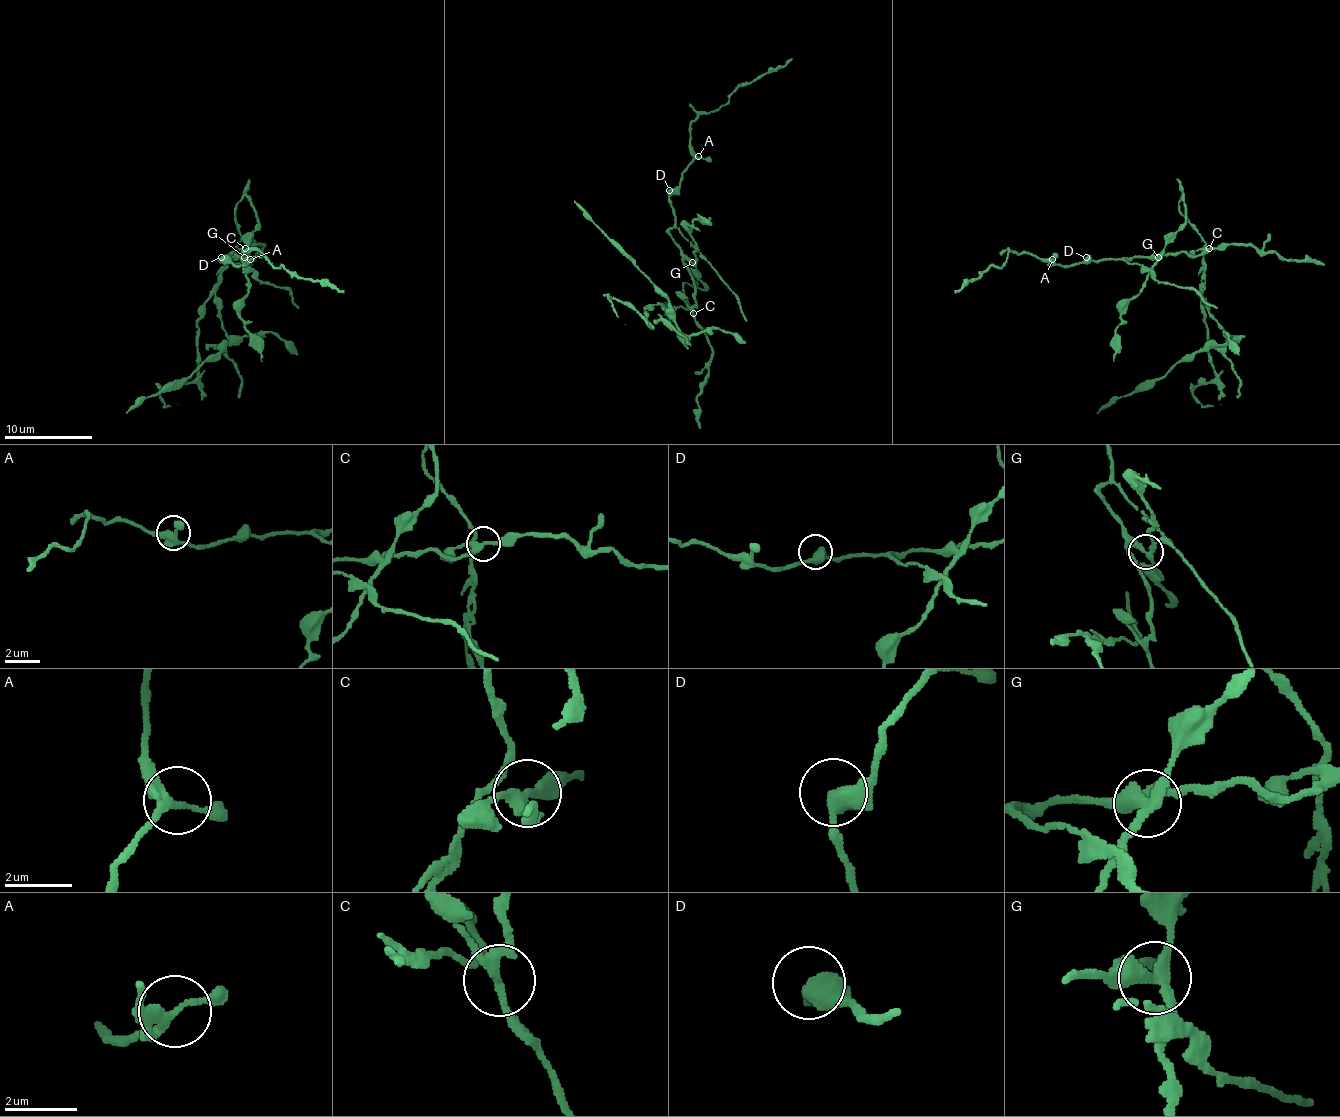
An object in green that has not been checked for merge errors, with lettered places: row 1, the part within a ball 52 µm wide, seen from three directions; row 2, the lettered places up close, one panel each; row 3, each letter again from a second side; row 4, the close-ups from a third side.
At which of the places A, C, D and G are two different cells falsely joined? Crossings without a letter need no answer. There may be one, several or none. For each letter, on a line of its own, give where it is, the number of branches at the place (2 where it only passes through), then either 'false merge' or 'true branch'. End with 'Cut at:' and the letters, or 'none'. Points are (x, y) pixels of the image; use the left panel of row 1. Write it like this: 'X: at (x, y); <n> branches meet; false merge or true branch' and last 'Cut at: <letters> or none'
A: at (250, 259); 3 branches meet; true branch
C: at (245, 248); 4 branches meet; false merge
D: at (221, 257); 3 branches meet; true branch
G: at (244, 257); 3 branches meet; false merge
Cut at: C, G

